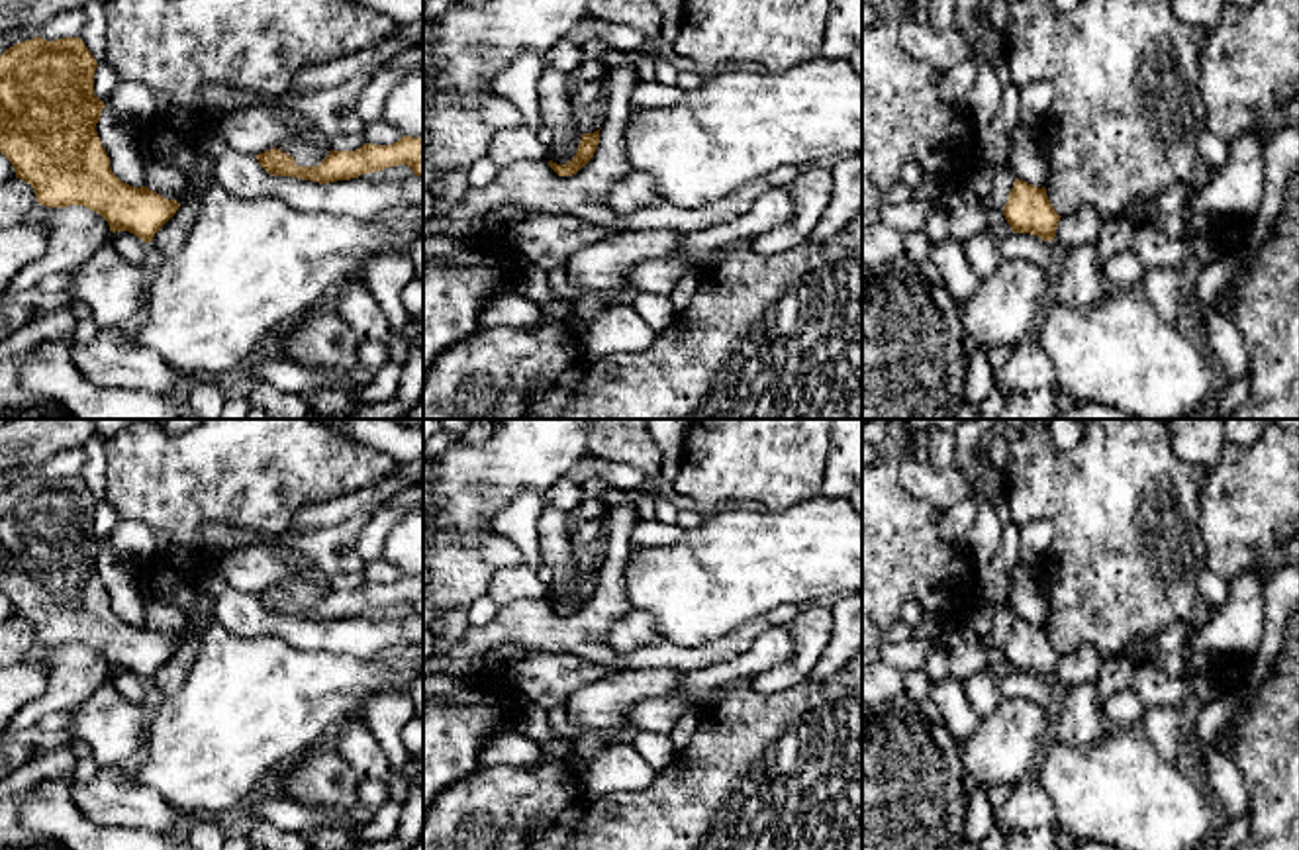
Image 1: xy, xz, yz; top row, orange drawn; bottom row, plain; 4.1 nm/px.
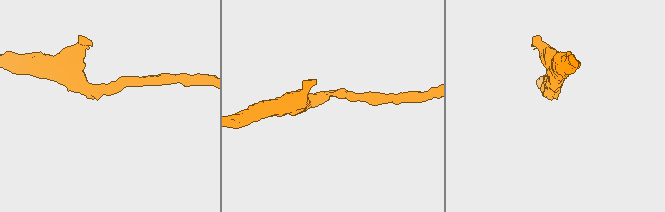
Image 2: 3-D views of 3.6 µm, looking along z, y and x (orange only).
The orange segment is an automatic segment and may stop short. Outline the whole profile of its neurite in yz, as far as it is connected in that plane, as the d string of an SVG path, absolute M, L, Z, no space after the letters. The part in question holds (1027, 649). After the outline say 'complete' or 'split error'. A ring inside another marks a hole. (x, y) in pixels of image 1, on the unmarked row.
M1019 617L1013 621L1003 654L1011 670L1031 672L1044 680L1054 680L1062 656L1054 650L1044 625L1036 627Z | complete

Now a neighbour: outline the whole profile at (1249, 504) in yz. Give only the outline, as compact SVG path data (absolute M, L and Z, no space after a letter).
M1270 423L1256 443L1228 443L1219 462L1207 468L1199 490L1199 529L1207 546L1209 568L1227 582L1242 572L1256 572L1264 582L1283 566L1299 566L1299 431Z

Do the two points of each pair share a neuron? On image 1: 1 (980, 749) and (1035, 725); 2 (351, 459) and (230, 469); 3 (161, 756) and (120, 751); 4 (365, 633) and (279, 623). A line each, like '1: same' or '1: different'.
1: same
2: same
3: different
4: same

